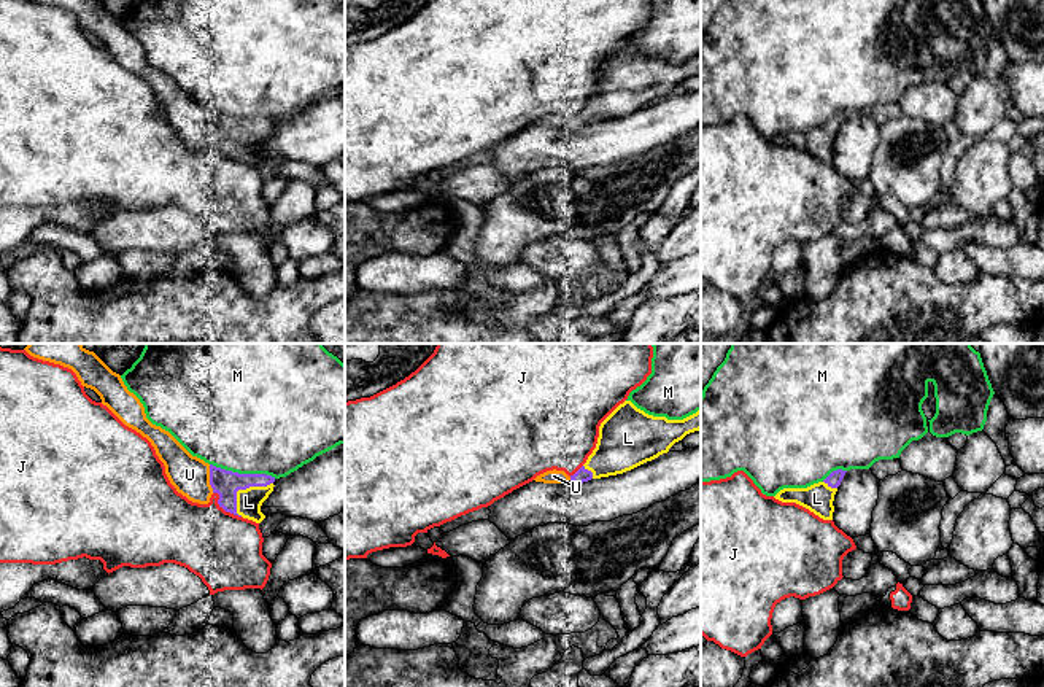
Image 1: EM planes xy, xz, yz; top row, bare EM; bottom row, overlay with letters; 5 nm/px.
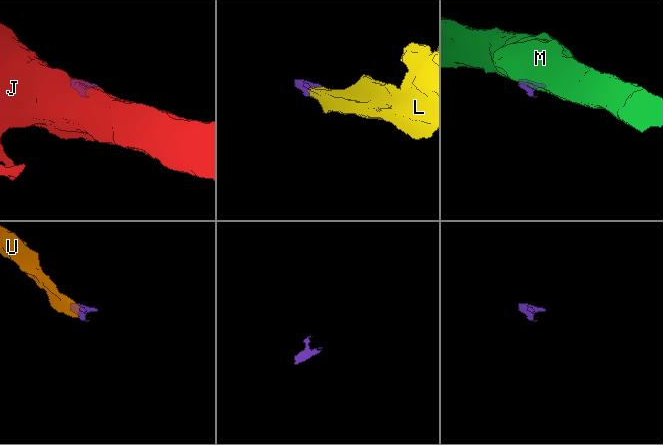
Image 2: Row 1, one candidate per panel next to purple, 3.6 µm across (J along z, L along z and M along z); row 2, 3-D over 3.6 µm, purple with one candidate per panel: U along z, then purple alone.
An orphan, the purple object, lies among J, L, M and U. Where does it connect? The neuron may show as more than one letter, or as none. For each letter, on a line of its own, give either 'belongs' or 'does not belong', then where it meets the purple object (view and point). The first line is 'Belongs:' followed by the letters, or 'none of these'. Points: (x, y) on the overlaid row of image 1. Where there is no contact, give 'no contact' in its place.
Belongs: L, U
J: does not belong; contact xy (223, 508)
L: belongs; contact xy (243, 489)
M: does not belong; contact xy (243, 474)
U: belongs; contact xy (210, 479)

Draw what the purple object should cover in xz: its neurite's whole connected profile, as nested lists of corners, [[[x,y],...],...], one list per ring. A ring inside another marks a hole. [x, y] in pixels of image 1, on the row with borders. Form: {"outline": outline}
{"outline": [[[624,401],[601,423],[596,448],[570,475],[570,482],[583,483],[631,471],[667,453],[675,442],[699,429],[701,410],[683,420],[667,420]]]}

